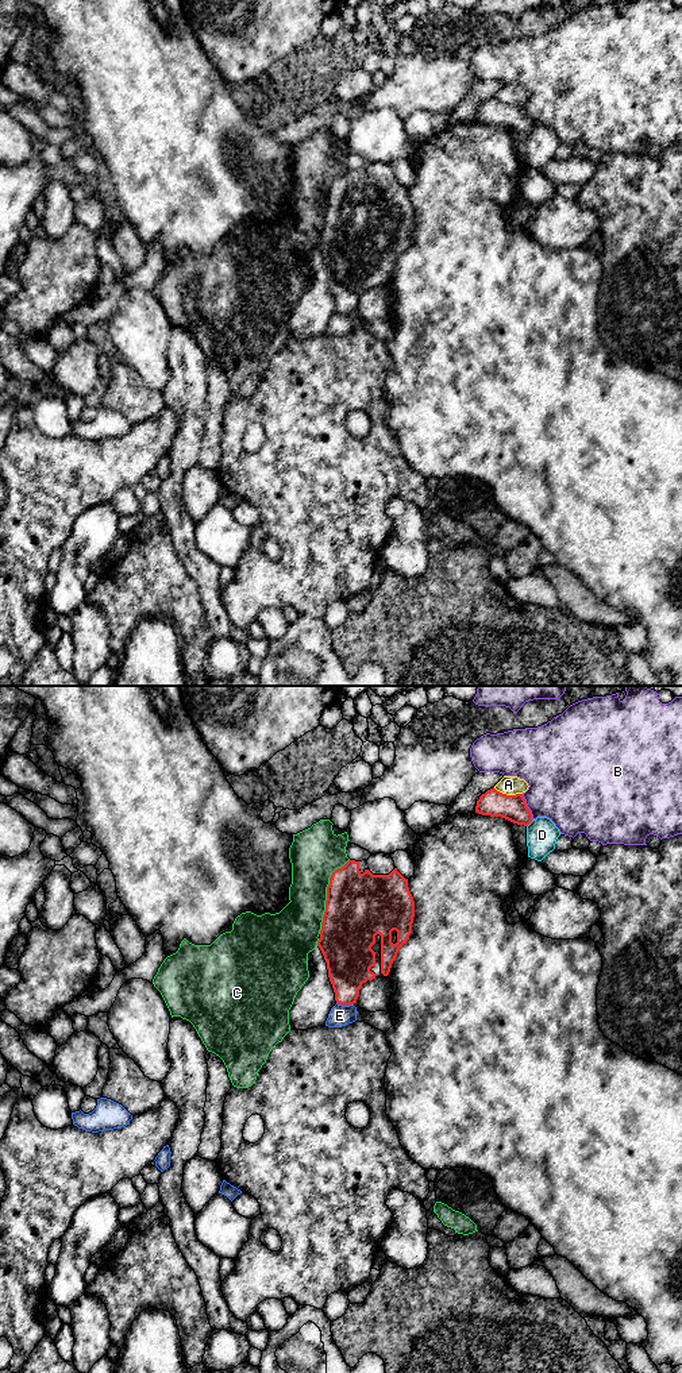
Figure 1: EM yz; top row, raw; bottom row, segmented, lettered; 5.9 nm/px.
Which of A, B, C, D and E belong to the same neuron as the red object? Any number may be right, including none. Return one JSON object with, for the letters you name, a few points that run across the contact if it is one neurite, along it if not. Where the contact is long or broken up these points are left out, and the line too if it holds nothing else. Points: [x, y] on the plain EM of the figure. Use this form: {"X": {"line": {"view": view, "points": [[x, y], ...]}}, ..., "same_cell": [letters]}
{"same_cell": []}

